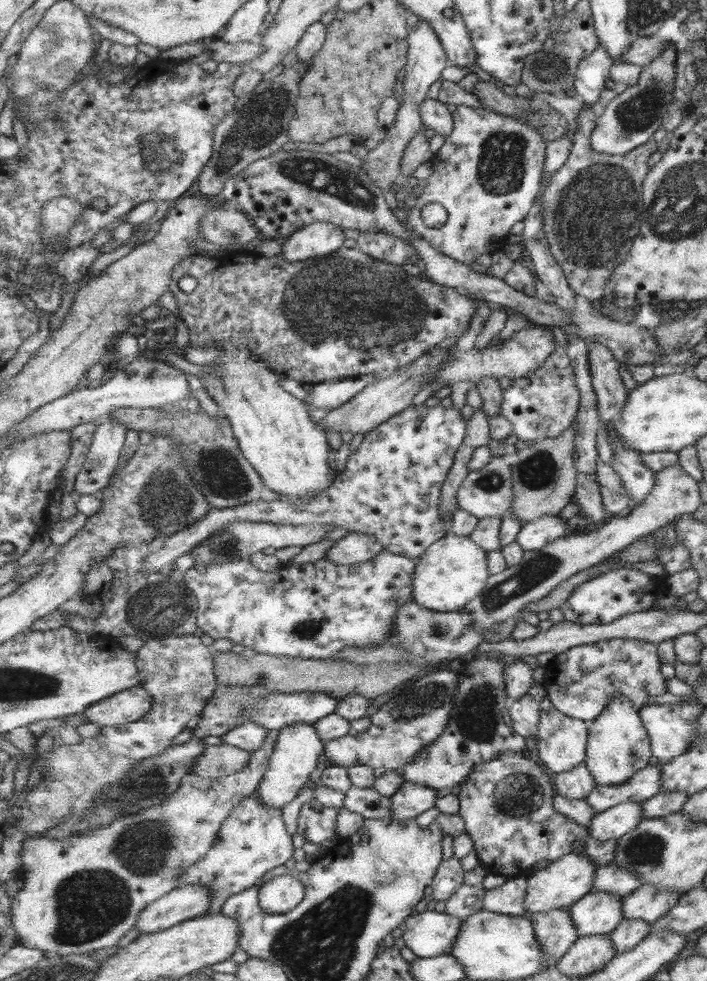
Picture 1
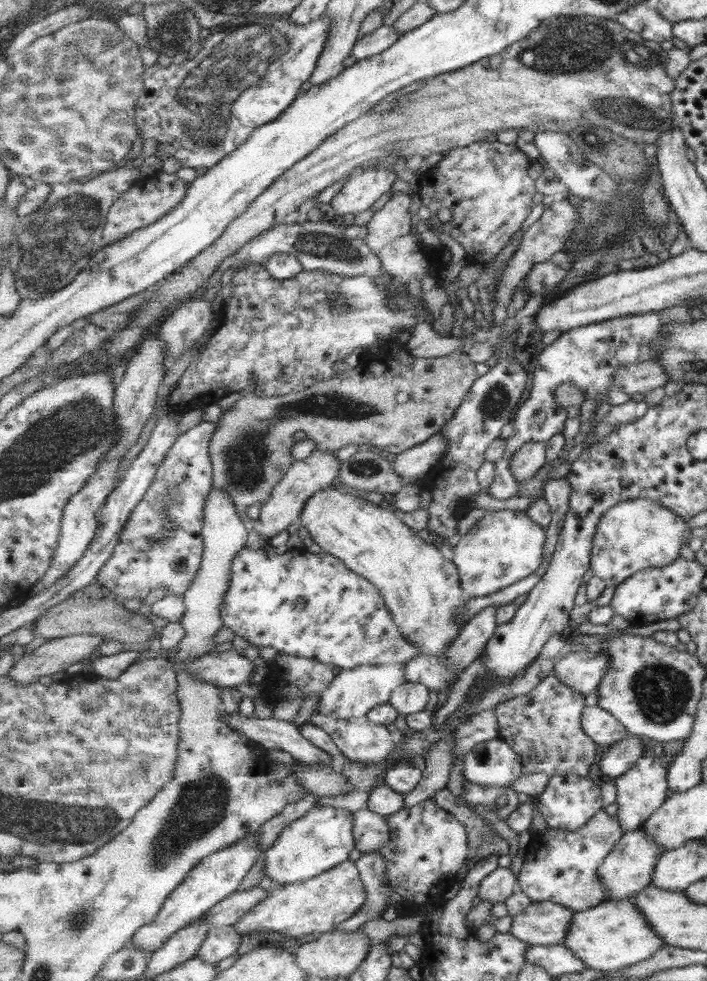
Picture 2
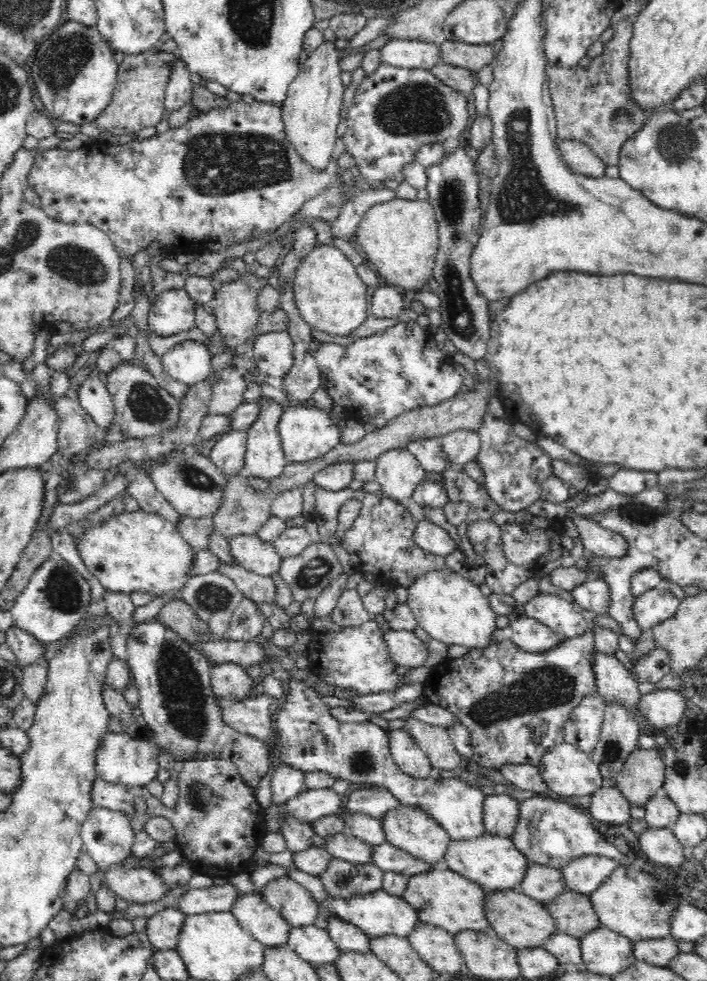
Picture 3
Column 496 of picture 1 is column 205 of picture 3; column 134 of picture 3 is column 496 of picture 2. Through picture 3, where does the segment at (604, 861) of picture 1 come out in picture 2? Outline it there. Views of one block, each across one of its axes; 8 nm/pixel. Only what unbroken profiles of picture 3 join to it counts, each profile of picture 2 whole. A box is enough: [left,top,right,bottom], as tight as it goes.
[459,780,522,819]

